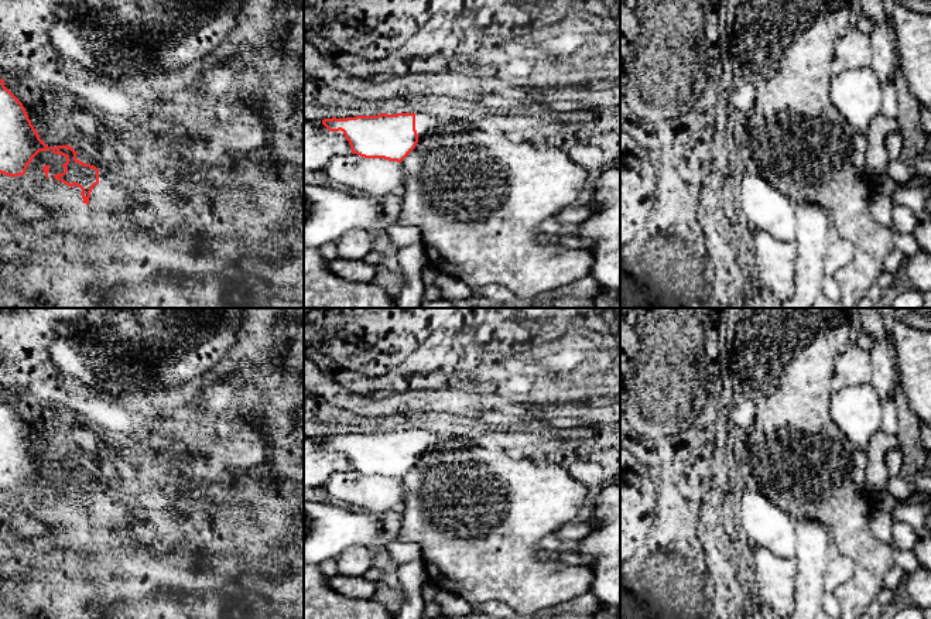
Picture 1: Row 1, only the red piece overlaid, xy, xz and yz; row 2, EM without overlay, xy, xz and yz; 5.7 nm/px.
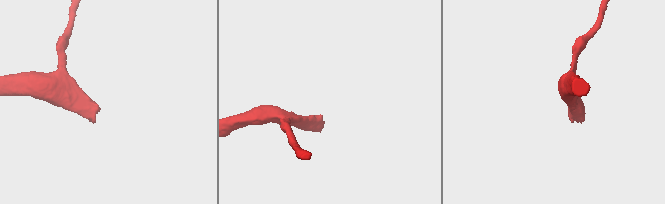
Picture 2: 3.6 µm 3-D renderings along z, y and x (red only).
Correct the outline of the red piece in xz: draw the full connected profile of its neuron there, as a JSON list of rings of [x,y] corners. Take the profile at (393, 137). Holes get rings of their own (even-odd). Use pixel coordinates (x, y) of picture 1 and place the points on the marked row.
[[[397,113],[324,119],[329,131],[342,131],[352,153],[364,158],[401,163],[427,134],[444,129],[441,120],[424,113]]]

